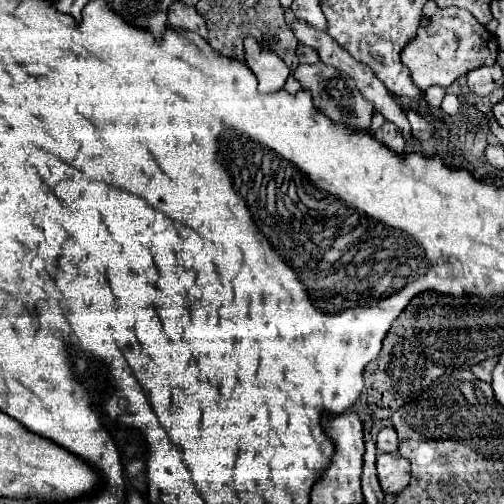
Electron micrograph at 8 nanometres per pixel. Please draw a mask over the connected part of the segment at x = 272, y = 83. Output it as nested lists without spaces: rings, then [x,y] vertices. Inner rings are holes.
[[[246,37],[244,51],[246,51],[246,65],[258,77],[258,83],[260,83],[258,89],[262,93],[280,91],[290,75],[290,69],[286,69],[286,63],[278,59],[274,53],[262,49],[258,41],[254,41],[252,37]]]

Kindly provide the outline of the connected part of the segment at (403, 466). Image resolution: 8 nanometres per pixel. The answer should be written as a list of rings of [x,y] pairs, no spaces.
[[[382,453],[376,461],[380,487],[384,493],[398,495],[410,483],[410,461],[400,453]]]

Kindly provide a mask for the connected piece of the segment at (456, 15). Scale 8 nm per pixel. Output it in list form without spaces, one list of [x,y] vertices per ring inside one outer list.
[[[450,7],[450,9],[434,9],[428,13],[432,23],[428,27],[420,27],[418,35],[410,45],[406,45],[400,53],[402,63],[410,69],[410,75],[414,79],[414,85],[424,91],[430,85],[448,87],[458,77],[470,73],[478,67],[492,67],[496,63],[498,55],[498,43],[496,37],[478,25],[474,15],[466,9]]]

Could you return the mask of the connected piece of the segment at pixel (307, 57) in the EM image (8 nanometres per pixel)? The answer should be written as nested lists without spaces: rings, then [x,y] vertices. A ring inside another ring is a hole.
[[[298,45],[298,61],[300,63],[316,63],[316,61],[320,61],[320,57],[318,57],[316,49],[310,49],[306,45]]]

